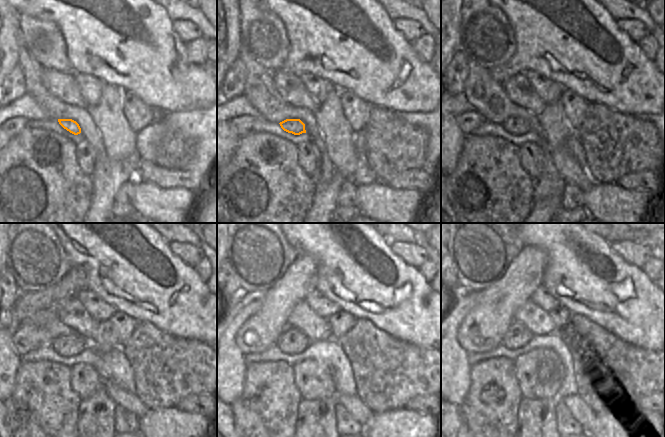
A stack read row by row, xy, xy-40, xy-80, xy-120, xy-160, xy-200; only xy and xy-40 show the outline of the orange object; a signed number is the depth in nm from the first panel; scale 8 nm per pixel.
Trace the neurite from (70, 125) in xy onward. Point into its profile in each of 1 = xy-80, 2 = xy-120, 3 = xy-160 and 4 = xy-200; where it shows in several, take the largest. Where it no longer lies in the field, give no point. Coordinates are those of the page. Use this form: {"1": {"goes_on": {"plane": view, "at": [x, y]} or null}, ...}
{"1": {"goes_on": {"plane": "xy-80", "at": [515, 125]}}, "2": {"goes_on": {"plane": "xy-120", "at": [68, 345]}}, "3": {"goes_on": {"plane": "xy-160", "at": [292, 340]}}, "4": {"goes_on": {"plane": "xy-200", "at": [517, 335]}}}

